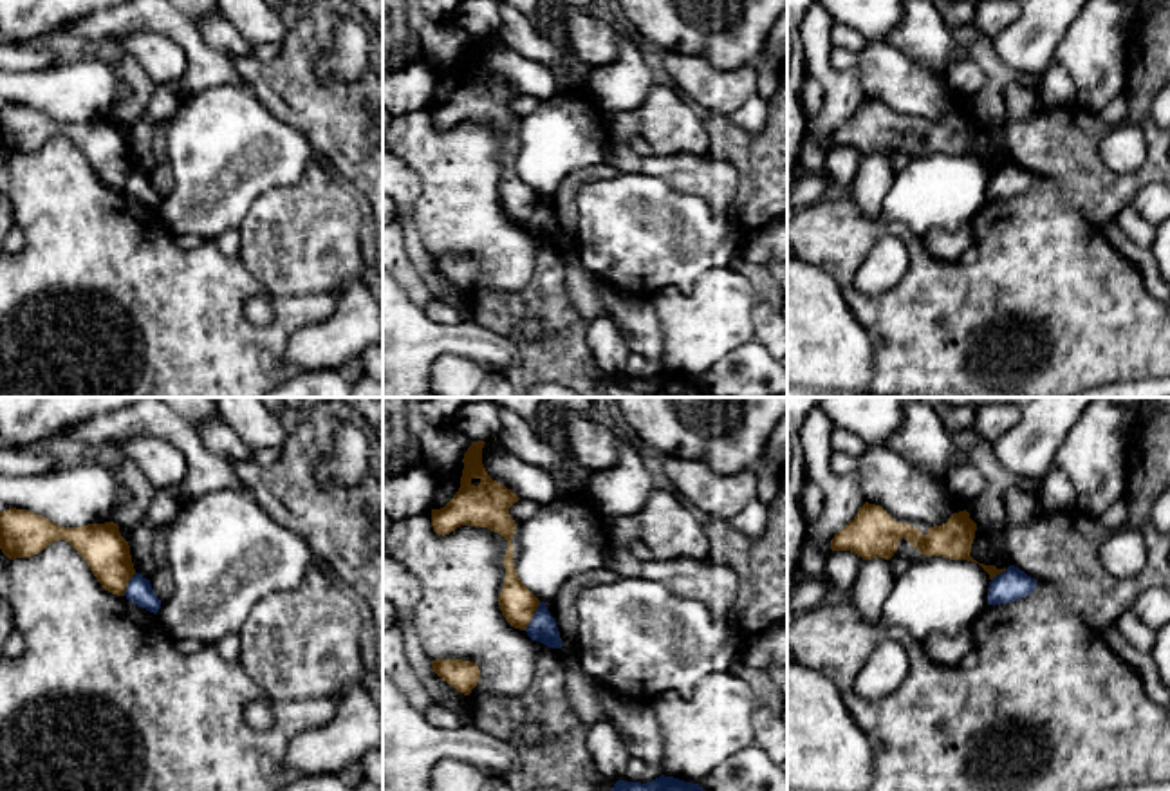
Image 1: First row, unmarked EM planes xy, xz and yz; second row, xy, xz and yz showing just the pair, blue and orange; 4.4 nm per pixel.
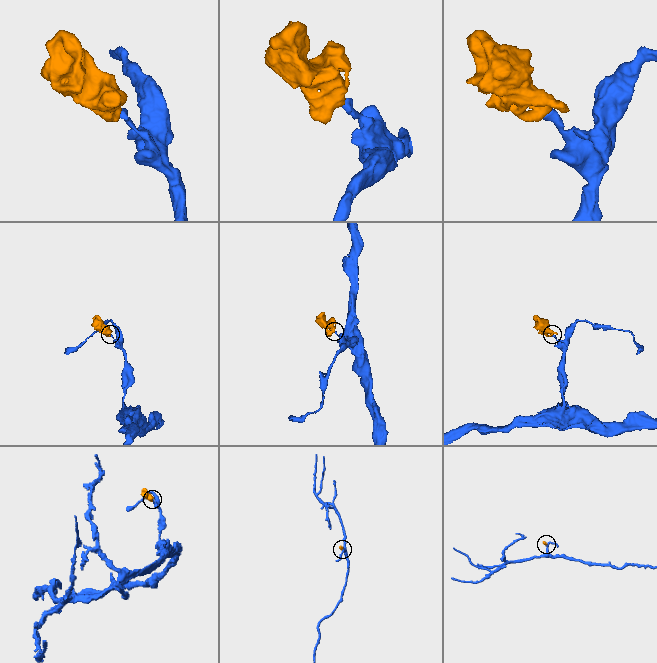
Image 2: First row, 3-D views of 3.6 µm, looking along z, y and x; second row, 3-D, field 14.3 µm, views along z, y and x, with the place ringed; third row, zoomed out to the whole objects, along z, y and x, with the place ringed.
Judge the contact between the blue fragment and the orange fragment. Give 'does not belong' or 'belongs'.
does not belong

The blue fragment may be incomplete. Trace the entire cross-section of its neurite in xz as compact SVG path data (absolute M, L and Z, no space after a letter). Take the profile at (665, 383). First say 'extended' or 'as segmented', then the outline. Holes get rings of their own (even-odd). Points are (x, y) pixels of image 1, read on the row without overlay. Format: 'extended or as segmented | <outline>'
as segmented | M661 370L646 379L618 376L608 397L710 397L710 394L699 379Z

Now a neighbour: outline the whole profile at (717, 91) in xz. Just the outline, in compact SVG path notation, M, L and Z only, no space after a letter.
M663 52L666 72L699 105L710 112L731 116L748 99L757 96L757 70L744 65L733 70L719 70L704 58Z

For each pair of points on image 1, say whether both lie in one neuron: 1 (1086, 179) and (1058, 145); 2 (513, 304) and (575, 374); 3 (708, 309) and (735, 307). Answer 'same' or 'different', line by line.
1: same
2: same
3: same

